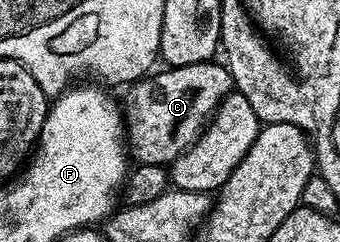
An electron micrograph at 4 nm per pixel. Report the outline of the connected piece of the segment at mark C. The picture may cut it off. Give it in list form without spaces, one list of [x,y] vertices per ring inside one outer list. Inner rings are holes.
[[[217,62],[169,67],[161,69],[165,71],[159,72],[158,70],[152,77],[138,79],[137,82],[128,84],[126,91],[129,92],[125,95],[125,103],[123,99],[123,122],[128,154],[138,164],[146,163],[160,167],[172,165],[205,132],[205,128],[209,126],[213,116],[217,113],[217,106],[234,90],[232,73],[228,66],[224,62]]]

